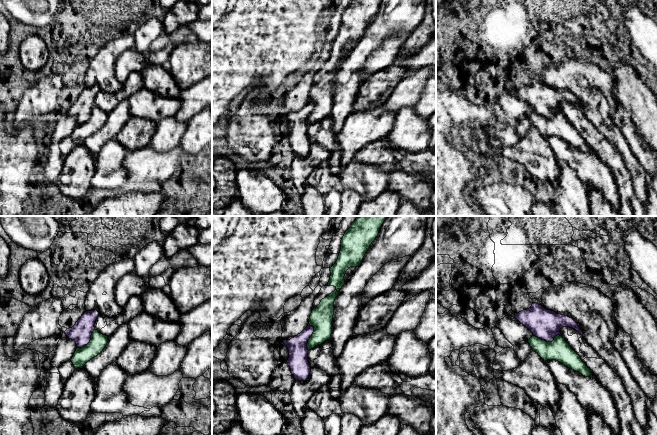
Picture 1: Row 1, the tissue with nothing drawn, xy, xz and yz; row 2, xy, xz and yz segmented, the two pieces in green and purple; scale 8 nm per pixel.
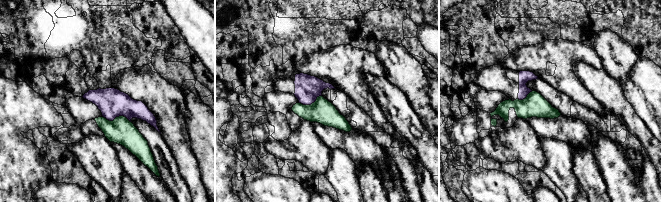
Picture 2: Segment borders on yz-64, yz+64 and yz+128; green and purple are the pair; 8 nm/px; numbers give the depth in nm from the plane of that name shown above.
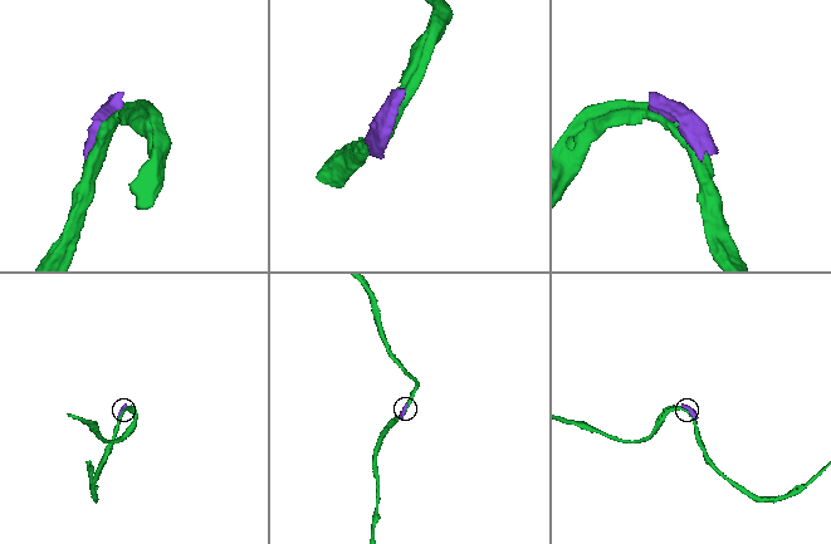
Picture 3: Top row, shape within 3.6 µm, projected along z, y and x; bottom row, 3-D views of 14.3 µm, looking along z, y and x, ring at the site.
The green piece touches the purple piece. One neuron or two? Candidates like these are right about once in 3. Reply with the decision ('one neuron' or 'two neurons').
two neurons

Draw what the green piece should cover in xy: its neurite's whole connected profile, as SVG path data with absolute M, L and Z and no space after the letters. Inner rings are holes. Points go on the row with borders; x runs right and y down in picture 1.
M94 330L90 342L82 348L77 348L71 362L75 369L83 367L88 361L100 354L108 343L108 336Z

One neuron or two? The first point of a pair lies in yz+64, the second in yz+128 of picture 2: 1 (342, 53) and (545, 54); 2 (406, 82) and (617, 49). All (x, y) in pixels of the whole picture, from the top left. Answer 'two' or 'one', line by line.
1: one
2: one

